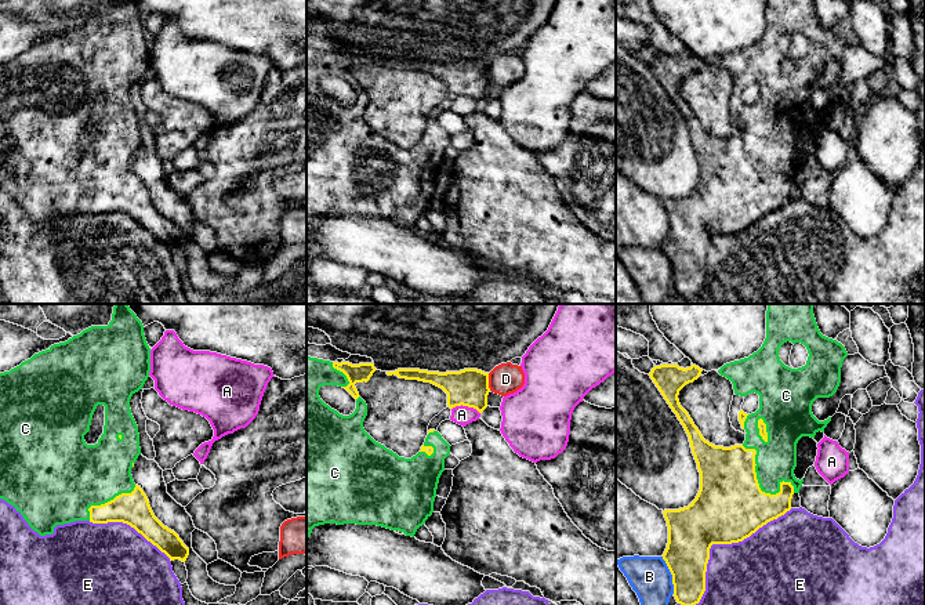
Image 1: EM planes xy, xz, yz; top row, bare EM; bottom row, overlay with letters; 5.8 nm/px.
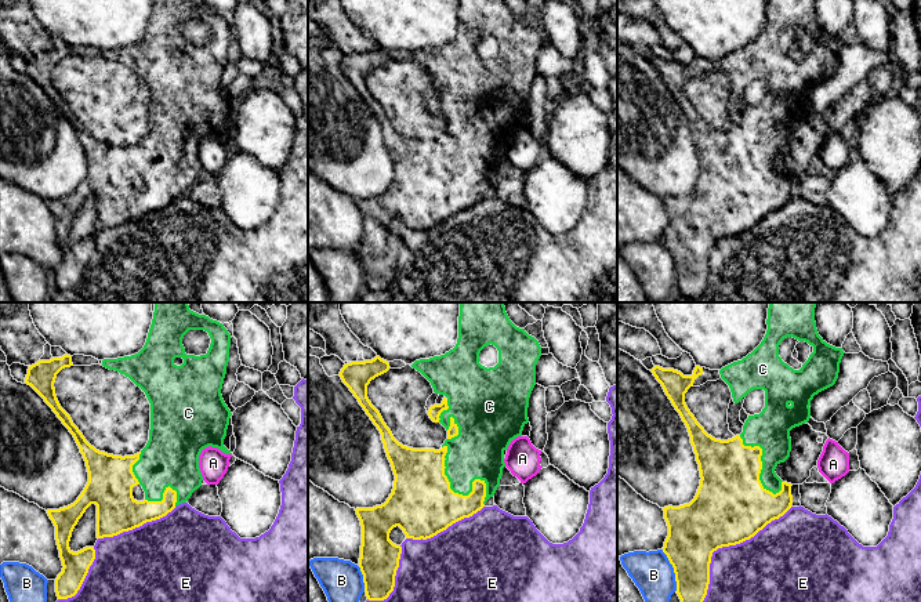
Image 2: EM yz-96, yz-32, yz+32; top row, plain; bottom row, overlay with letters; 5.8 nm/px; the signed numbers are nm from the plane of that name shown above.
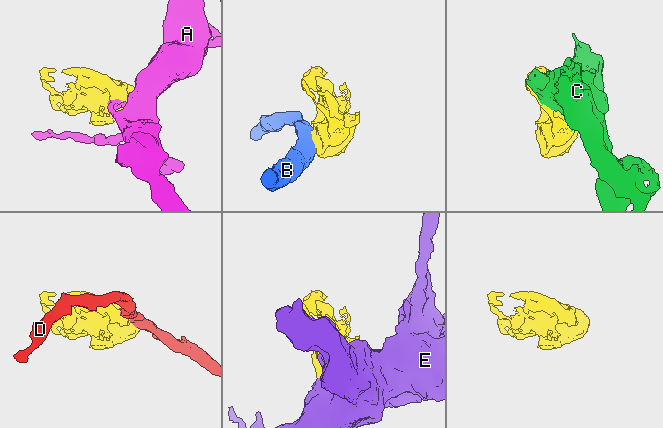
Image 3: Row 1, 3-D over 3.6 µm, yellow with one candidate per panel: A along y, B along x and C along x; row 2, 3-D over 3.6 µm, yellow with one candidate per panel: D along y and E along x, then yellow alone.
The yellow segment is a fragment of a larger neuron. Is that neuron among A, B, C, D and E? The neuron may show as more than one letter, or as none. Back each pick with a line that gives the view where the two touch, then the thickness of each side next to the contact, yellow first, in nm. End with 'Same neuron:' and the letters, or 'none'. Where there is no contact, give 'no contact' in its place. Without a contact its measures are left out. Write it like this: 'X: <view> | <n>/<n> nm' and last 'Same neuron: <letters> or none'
C: yz | 400/240 nm
Same neuron: C

